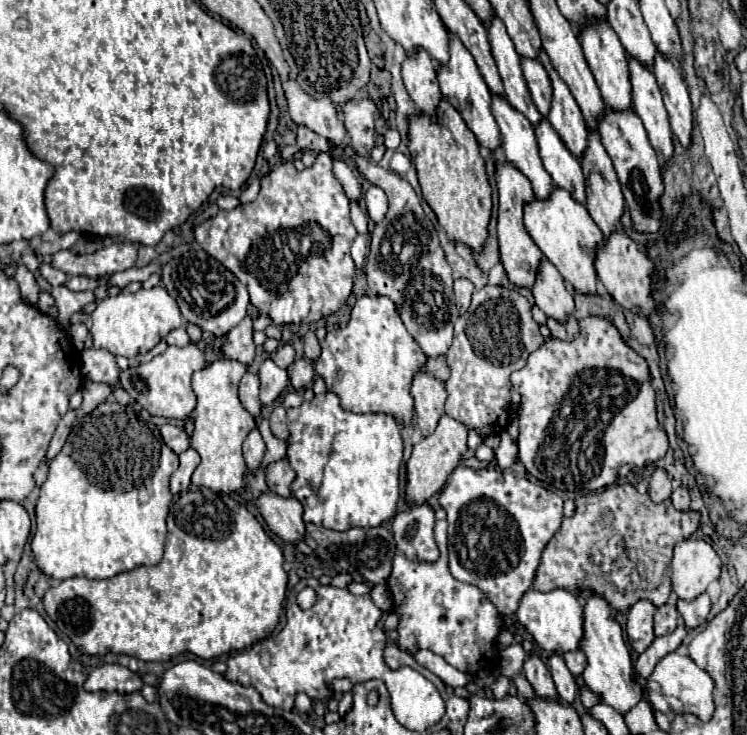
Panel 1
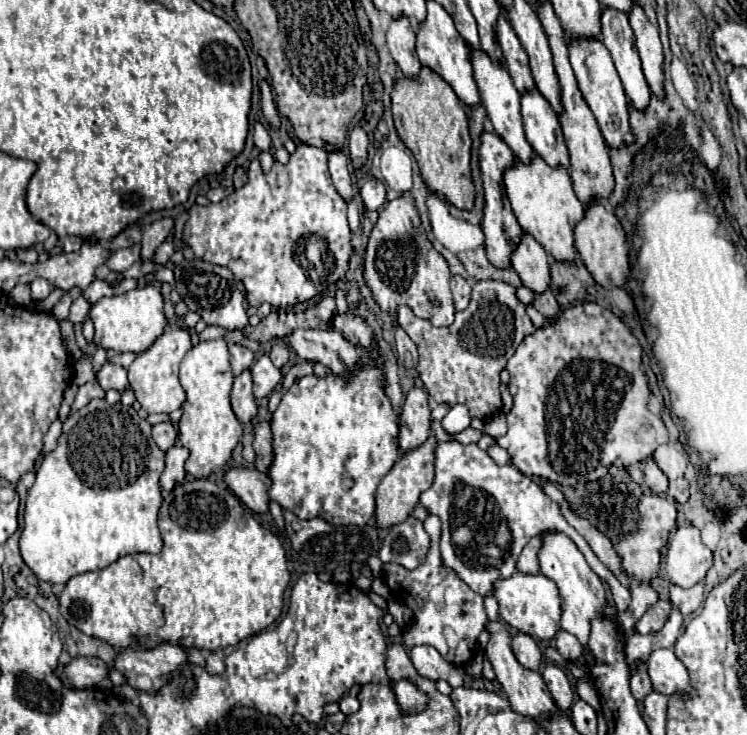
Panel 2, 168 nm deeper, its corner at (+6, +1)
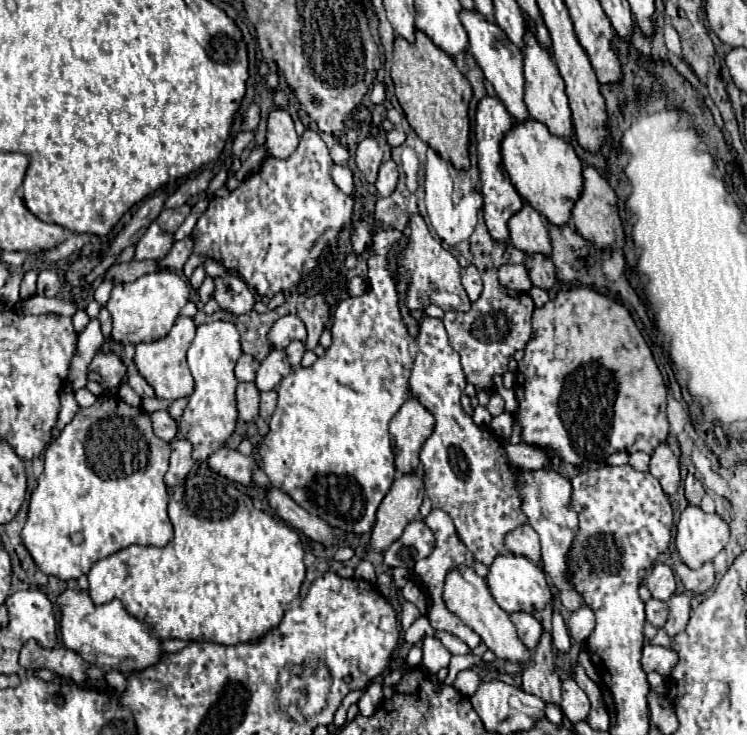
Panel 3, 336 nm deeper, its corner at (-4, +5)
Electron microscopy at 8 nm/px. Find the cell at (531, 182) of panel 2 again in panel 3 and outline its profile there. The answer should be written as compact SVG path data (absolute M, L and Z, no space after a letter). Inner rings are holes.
M529 118L515 122L511 130L507 130L501 142L501 156L517 192L551 224L567 224L571 216L571 202L575 202L575 198L579 198L579 190L583 190L581 160L573 146L565 138L553 136L543 122Z

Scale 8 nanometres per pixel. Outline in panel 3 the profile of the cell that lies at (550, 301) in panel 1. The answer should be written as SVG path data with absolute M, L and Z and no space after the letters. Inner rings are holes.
M523 200L523 208L509 218L507 230L511 244L521 252L535 254L535 250L539 250L541 254L551 254L549 230L543 216L527 200Z

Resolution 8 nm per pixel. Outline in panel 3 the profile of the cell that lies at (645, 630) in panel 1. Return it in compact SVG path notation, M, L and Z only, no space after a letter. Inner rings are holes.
M655 564L655 568L653 568L651 576L647 578L647 584L645 586L653 594L653 598L665 602L675 592L673 570L667 564Z

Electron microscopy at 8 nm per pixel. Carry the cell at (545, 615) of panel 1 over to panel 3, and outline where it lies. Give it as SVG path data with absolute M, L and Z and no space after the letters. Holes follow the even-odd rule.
M517 554L495 556L495 560L489 566L489 574L487 574L487 588L493 596L493 600L505 612L519 612L519 610L537 612L537 610L543 610L545 604L553 598L543 572L529 558L517 556Z

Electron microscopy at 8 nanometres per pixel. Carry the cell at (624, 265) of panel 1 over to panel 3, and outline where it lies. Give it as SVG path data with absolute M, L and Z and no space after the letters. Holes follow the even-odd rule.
M593 166L583 168L583 192L571 208L571 218L573 218L577 232L583 238L591 240L595 246L599 246L599 248L605 248L605 246L621 248L623 246L625 236L623 236L623 222L617 212L617 196L611 190L611 186L607 184L607 180L601 178Z

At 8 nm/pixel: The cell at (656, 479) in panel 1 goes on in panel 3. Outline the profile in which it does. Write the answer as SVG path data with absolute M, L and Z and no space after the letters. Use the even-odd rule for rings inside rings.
M667 442L659 444L655 452L651 454L649 462L649 472L661 482L665 494L675 494L679 484L681 484L681 474L679 474L679 460L667 446Z

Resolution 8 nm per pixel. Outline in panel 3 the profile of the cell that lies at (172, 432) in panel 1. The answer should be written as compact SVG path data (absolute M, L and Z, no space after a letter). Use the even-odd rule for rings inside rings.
M157 410L157 412L151 412L149 418L153 422L155 436L159 436L165 442L171 442L175 438L175 434L177 434L177 422L169 416L169 412Z

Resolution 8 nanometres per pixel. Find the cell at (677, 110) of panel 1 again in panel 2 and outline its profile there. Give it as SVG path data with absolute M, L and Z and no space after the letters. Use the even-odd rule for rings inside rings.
M633 4L633 10L629 12L629 24L635 32L635 42L649 88L657 98L665 98L665 56L659 32L637 4Z

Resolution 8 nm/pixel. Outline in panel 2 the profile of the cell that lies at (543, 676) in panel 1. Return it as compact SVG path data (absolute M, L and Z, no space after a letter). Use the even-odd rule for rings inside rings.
M515 632L513 640L511 640L511 646L513 646L515 658L519 660L519 664L523 668L527 668L527 670L539 670L541 650L539 650L539 646L535 644L533 638L529 638L527 634Z

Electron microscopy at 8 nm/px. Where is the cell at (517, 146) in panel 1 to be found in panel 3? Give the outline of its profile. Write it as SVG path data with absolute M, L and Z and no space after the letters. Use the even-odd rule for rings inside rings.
M477 8L473 10L461 10L461 24L469 36L469 50L475 56L477 64L481 66L485 78L491 82L495 96L507 106L509 114L513 118L529 118L527 106L523 102L523 54L521 50L503 34L503 30L495 24L485 20Z

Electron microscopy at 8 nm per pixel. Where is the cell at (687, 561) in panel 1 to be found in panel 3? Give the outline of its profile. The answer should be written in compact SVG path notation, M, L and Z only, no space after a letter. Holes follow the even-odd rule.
M691 504L681 512L675 544L687 566L699 568L703 562L713 560L725 548L727 540L729 526L717 512L707 514Z

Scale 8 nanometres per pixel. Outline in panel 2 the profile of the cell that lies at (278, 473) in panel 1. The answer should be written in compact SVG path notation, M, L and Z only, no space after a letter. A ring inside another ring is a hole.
M259 422L255 426L253 448L255 448L255 454L257 454L255 468L259 472L269 472L271 462L273 462L273 434L271 434L269 422Z

